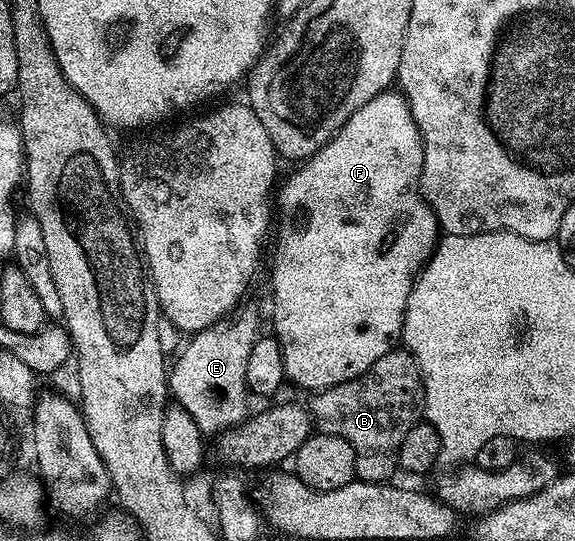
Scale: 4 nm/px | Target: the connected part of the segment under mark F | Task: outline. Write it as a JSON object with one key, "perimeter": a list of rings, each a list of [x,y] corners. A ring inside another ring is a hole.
{"perimeter":[[[388,90],[382,92],[377,98],[365,102],[365,106],[361,106],[361,110],[357,110],[357,114],[353,114],[349,117],[345,122],[343,129],[340,130],[338,134],[325,145],[325,147],[321,150],[317,150],[312,156],[308,156],[307,159],[302,161],[302,163],[296,168],[299,169],[297,169],[296,172],[284,182],[283,189],[281,189],[281,184],[281,187],[277,192],[277,228],[279,224],[279,233],[275,236],[275,261],[271,264],[271,292],[275,295],[275,329],[273,329],[273,335],[275,339],[278,340],[281,350],[283,351],[283,361],[285,362],[285,370],[287,371],[286,379],[290,381],[290,383],[292,380],[292,382],[299,388],[308,388],[308,393],[314,394],[321,390],[325,390],[329,386],[337,386],[341,382],[349,382],[353,378],[365,374],[371,369],[373,362],[377,362],[385,353],[392,351],[392,349],[400,343],[403,334],[403,323],[405,322],[405,310],[407,309],[407,303],[409,302],[411,288],[415,285],[416,279],[423,265],[431,259],[431,253],[435,250],[437,237],[440,235],[441,229],[438,220],[435,219],[434,210],[423,198],[420,189],[416,187],[420,176],[423,175],[423,140],[419,137],[419,128],[415,124],[415,115],[411,113],[411,107],[407,104],[407,97],[400,94],[398,91]]]}

